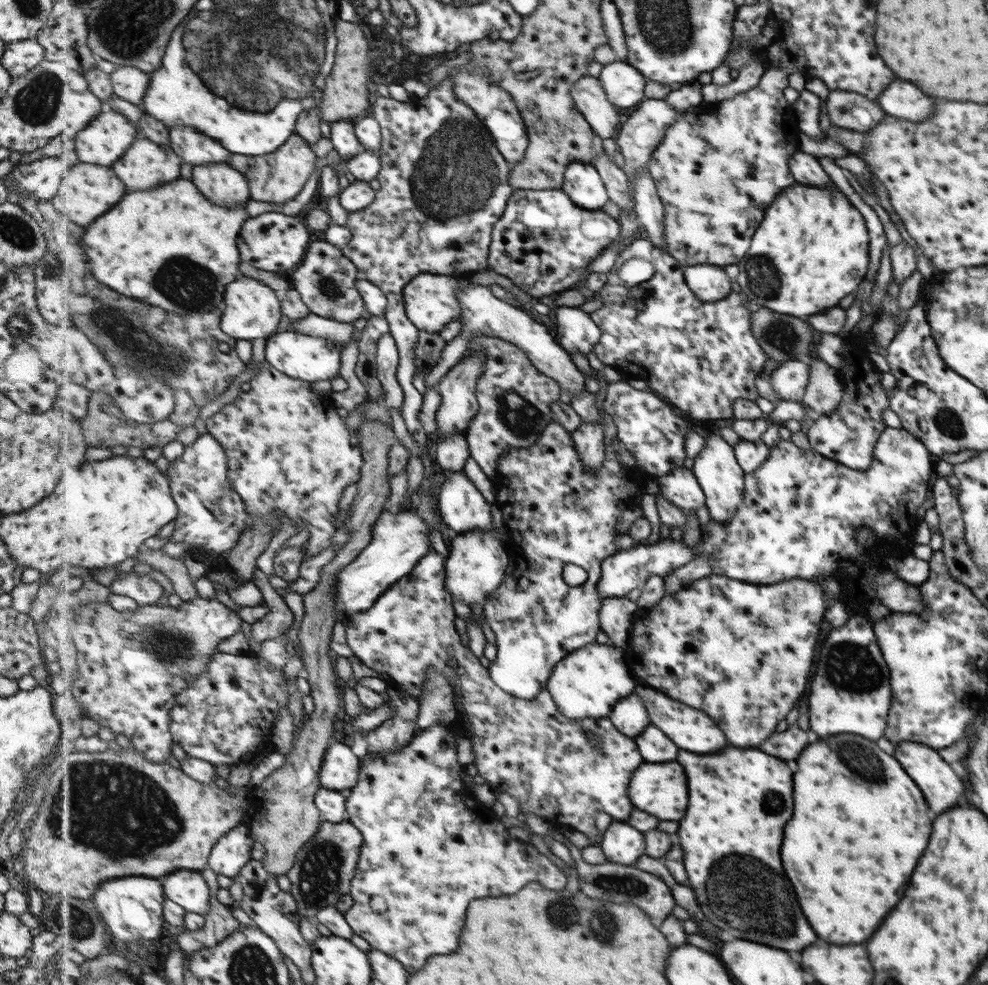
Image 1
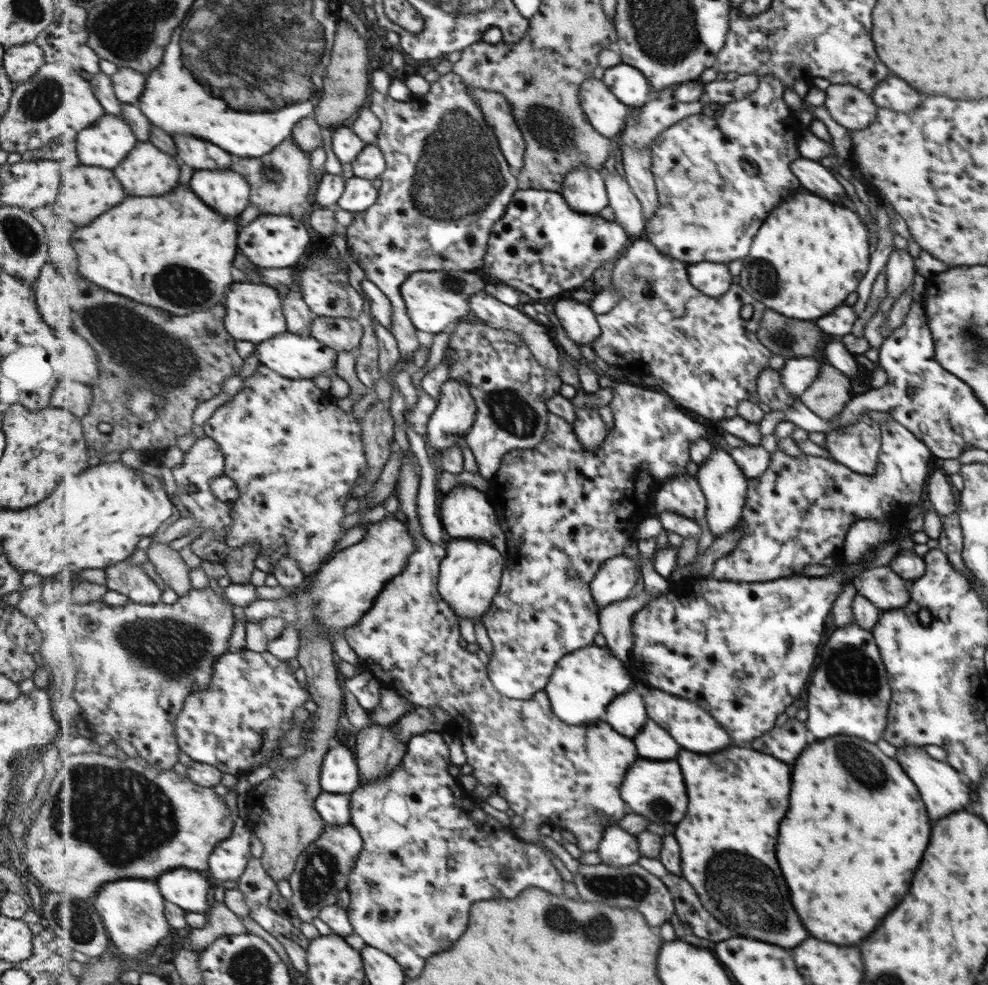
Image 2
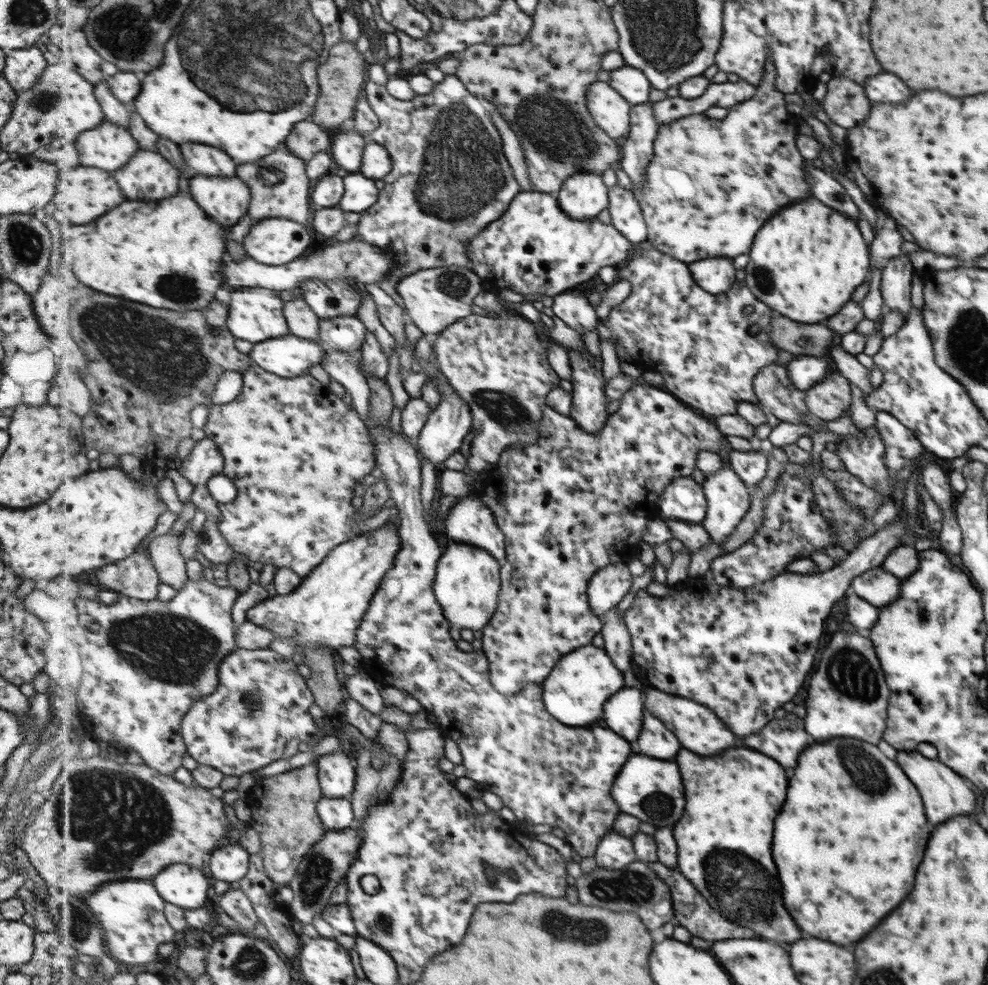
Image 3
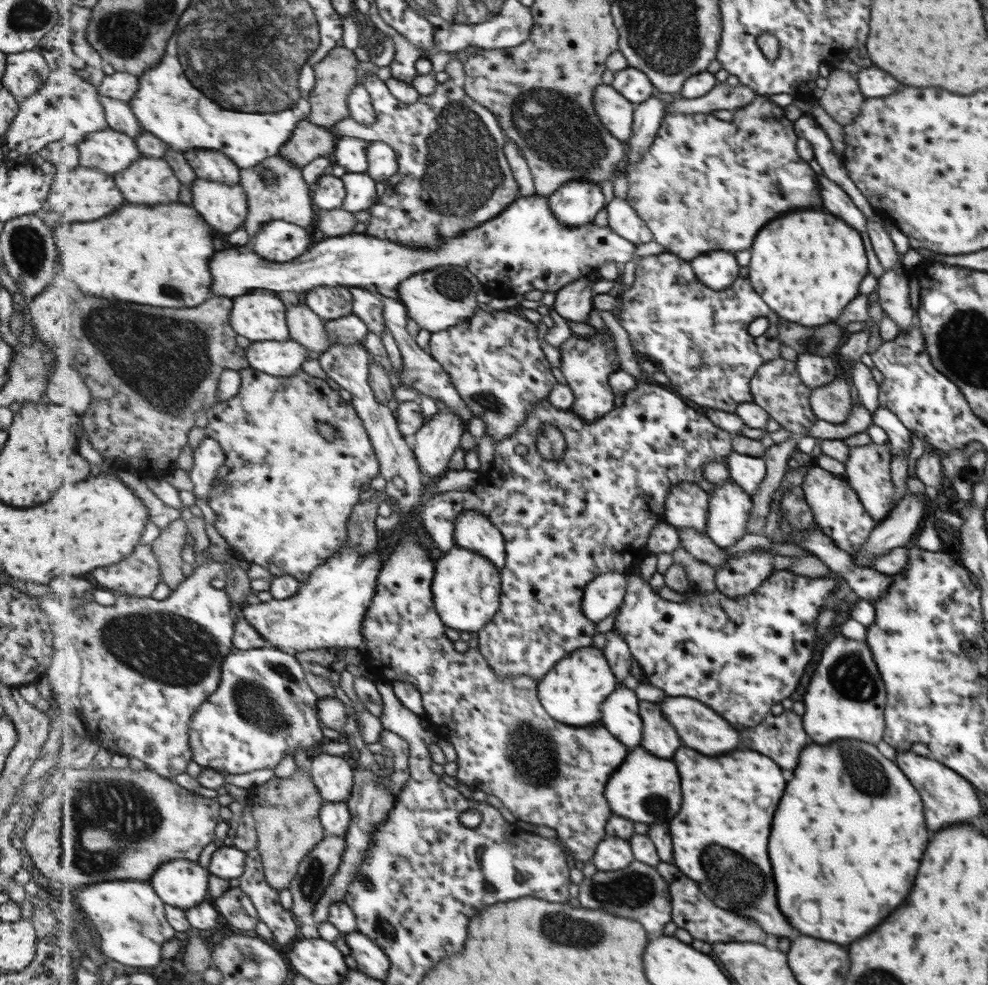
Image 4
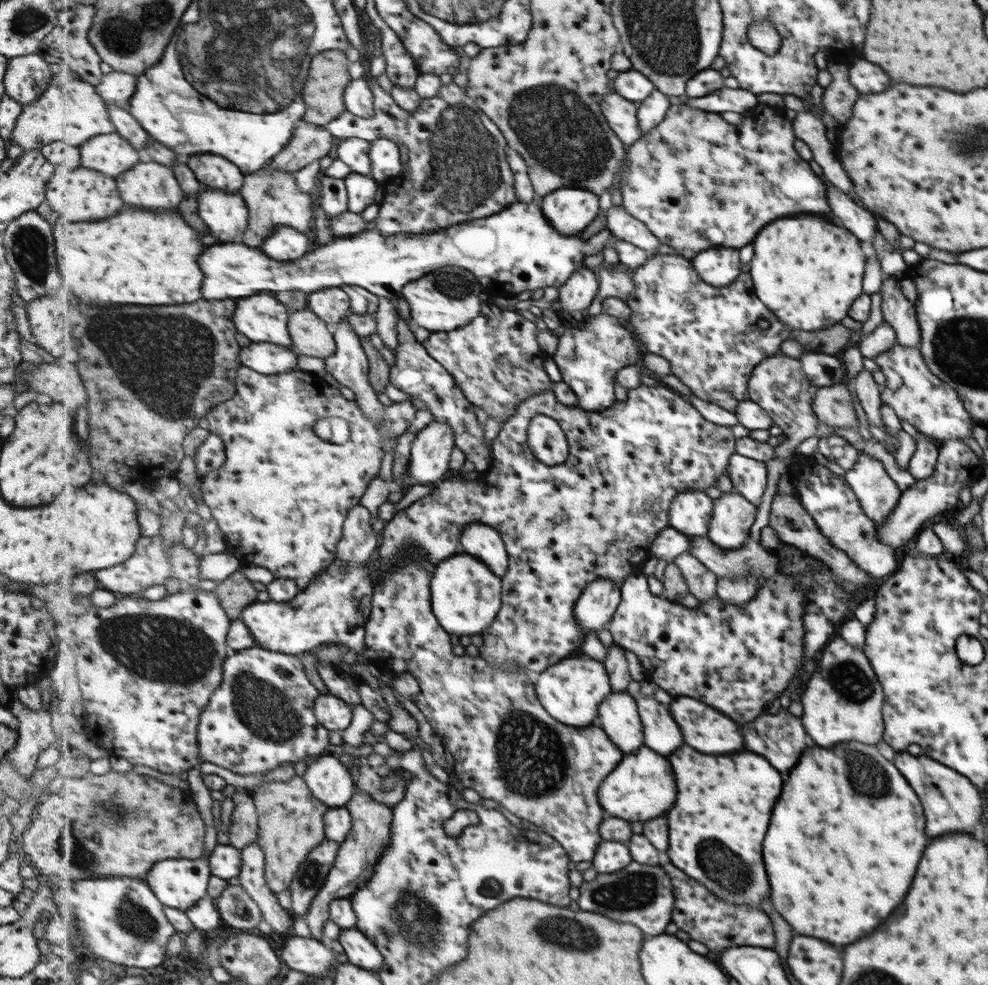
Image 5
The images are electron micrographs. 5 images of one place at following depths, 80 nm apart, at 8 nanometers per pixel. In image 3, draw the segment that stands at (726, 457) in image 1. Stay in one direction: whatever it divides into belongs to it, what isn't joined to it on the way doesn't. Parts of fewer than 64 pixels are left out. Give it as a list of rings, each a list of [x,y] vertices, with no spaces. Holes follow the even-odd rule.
[[[729,462],[713,474],[705,476],[702,484],[708,500],[704,527],[715,543],[725,542],[744,519],[751,504],[750,489],[745,486]]]

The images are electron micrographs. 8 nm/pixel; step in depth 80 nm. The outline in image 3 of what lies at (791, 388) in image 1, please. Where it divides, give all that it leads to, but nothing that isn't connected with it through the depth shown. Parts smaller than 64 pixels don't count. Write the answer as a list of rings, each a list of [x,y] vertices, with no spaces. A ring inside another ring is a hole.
[[[794,356],[786,365],[787,377],[795,389],[806,391],[829,376],[825,359],[815,356]]]

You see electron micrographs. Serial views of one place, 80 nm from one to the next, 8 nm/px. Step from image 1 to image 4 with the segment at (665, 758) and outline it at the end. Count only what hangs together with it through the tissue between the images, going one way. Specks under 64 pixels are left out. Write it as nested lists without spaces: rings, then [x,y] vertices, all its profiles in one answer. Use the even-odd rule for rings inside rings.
[[[645,700],[640,702],[641,716],[645,720],[643,746],[647,750],[653,750],[653,754],[657,754],[659,758],[673,758],[675,752],[681,748],[677,730],[669,724],[657,704]]]

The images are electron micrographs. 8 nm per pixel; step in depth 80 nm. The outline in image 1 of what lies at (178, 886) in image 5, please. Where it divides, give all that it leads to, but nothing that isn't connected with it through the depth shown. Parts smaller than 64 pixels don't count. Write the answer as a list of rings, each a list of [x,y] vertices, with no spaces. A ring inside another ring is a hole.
[[[179,869],[162,878],[165,894],[189,912],[206,915],[211,906],[209,884],[201,872]]]

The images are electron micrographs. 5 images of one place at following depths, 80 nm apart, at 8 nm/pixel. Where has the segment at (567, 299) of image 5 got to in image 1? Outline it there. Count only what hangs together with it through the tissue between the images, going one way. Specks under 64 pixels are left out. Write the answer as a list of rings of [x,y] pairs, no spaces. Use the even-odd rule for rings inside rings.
[[[563,306],[555,308],[552,318],[555,337],[568,353],[579,352],[585,355],[595,351],[602,330],[593,321],[592,314],[578,307]]]

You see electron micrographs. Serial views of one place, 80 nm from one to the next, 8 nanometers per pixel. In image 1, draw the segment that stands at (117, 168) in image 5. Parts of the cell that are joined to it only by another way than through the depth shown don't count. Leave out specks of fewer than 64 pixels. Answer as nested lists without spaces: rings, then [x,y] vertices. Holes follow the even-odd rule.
[[[103,109],[75,138],[81,163],[113,166],[139,138],[139,130],[124,114]]]

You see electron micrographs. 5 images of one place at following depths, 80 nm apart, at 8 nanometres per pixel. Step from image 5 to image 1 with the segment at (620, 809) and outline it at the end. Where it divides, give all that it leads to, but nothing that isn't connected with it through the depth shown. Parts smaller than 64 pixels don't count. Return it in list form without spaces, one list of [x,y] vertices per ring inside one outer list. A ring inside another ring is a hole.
[[[679,762],[665,764],[647,764],[637,770],[637,778],[633,778],[633,802],[639,810],[654,814],[661,820],[683,820],[689,806],[689,780],[687,772]]]

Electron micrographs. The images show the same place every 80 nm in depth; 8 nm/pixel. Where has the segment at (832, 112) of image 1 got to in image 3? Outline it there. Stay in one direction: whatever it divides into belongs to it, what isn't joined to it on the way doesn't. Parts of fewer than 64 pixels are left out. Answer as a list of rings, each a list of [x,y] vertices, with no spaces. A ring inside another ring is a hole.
[[[843,76],[831,77],[819,102],[833,124],[845,129],[861,124],[869,114],[870,100],[862,85]]]

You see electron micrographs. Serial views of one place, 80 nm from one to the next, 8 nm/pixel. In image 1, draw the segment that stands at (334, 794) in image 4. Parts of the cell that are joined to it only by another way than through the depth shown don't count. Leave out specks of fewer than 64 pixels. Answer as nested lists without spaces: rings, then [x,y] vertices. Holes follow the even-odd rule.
[[[334,742],[322,766],[320,779],[322,787],[327,790],[349,793],[360,781],[362,762],[363,760],[359,760],[347,744]]]

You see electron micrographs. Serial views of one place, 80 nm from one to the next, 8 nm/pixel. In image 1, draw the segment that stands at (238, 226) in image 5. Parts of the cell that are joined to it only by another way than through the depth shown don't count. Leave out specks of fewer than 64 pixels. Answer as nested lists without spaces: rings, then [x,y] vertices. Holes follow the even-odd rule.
[[[228,162],[195,166],[193,172],[193,182],[197,182],[197,186],[201,186],[201,192],[207,198],[213,198],[213,202],[217,202],[219,206],[246,205],[252,198],[247,178]]]

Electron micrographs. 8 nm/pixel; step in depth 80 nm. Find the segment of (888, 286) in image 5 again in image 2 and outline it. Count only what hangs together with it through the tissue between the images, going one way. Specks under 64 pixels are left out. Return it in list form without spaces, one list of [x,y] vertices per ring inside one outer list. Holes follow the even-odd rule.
[[[893,250],[883,268],[885,274],[886,297],[897,300],[905,289],[912,286],[915,263],[907,250]]]

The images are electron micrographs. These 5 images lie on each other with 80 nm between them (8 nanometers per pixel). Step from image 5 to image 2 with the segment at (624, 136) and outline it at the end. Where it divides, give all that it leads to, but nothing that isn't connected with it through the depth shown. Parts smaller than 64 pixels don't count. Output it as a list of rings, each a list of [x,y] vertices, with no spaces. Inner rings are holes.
[[[604,79],[585,81],[580,90],[580,102],[589,122],[601,134],[609,138],[623,134],[633,108],[621,102]]]

